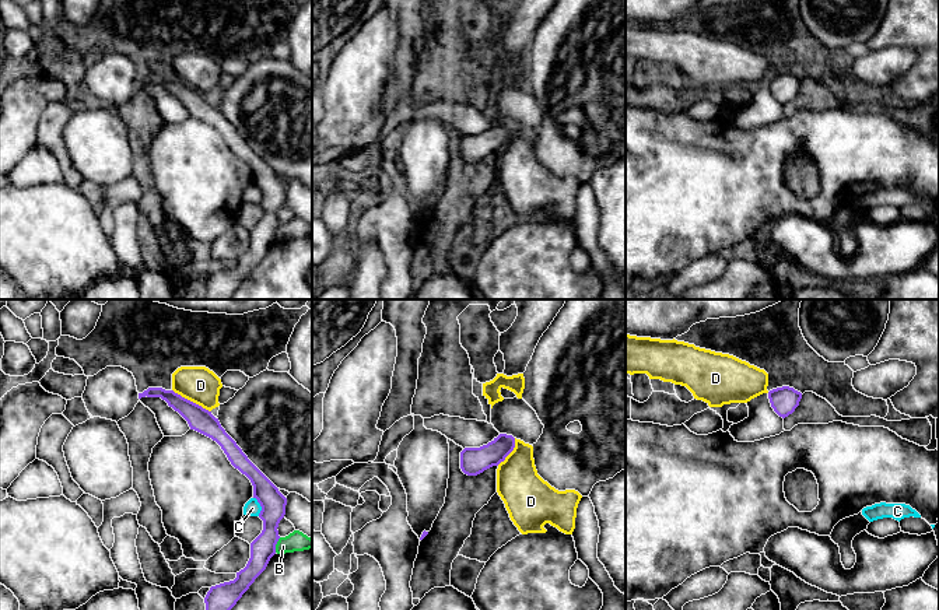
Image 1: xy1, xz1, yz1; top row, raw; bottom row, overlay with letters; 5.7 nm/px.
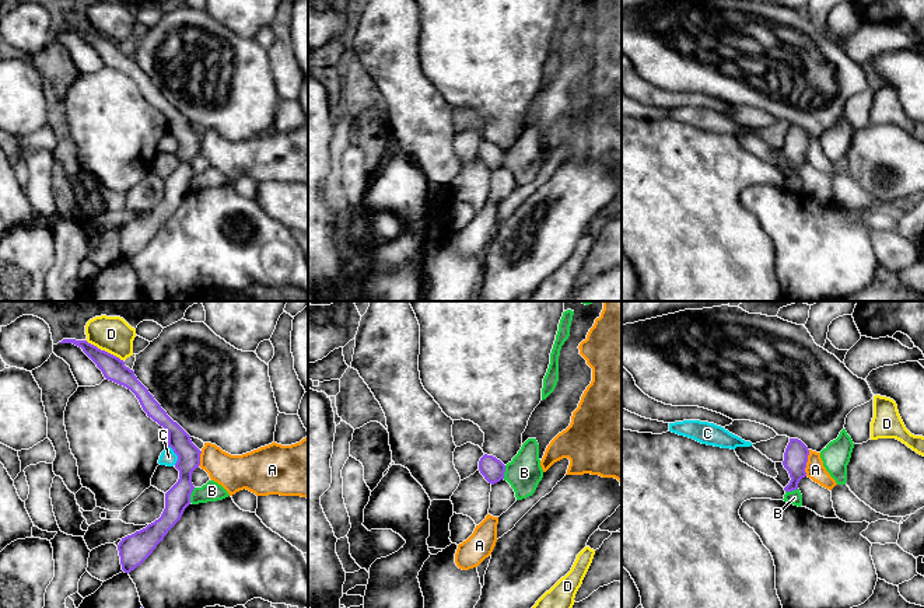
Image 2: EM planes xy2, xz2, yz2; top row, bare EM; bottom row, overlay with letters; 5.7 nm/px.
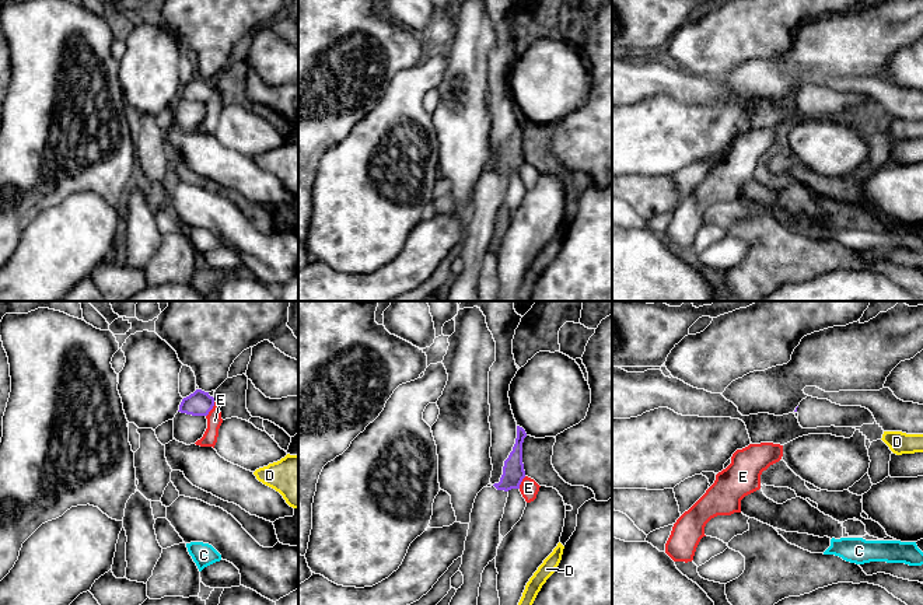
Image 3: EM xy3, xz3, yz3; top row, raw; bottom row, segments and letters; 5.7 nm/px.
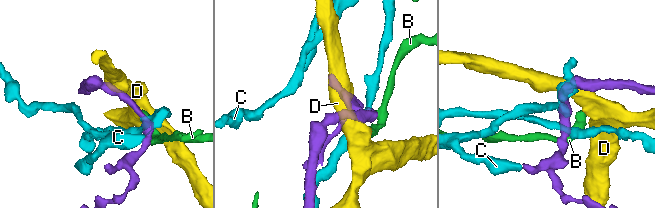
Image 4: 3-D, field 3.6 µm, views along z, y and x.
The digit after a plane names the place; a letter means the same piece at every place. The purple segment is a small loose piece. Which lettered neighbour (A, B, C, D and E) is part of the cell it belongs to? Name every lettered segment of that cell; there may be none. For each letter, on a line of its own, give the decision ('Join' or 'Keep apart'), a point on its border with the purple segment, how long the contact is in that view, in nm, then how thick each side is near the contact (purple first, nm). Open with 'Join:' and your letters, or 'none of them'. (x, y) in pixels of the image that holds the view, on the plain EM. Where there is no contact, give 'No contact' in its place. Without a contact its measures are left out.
Join: none of them
A: Keep apart. Touches purple at yz2 (807, 147). Shared border 150 nm. Thickness 140 nm (purple) against 110 nm
B: Keep apart. Touches purple at xy1 (276, 230). Shared border 90 nm. Thickness 150 nm (purple) against 110 nm
C: Keep apart. Touches purple at xy1 (260, 192). Shared border 120 nm. Thickness 150 nm (purple) against 90 nm
D: Keep apart. Touches purple at xy1 (192, 88). Shared border 260 nm. Thickness 140 nm (purple) against 200 nm
E: Keep apart. Touches purple at xy3 (212, 94). Shared border 100 nm. Thickness 140 nm (purple) against 90 nm

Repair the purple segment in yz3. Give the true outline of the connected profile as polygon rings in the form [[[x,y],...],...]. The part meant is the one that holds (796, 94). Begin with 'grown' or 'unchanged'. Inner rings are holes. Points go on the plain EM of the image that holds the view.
grown | [[[807,83],[796,94],[803,115],[817,113],[861,113],[874,111],[873,99],[861,92],[840,92],[828,85]]]

